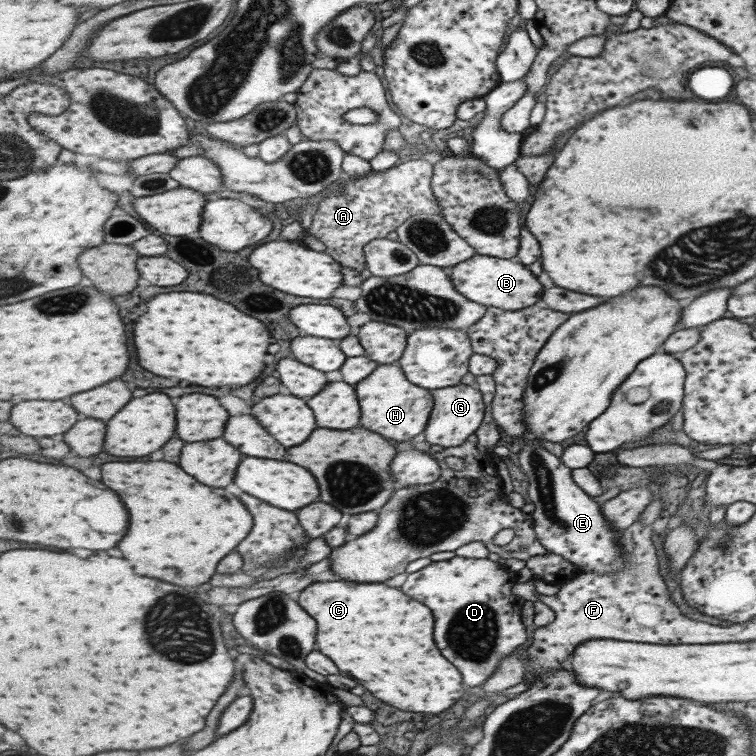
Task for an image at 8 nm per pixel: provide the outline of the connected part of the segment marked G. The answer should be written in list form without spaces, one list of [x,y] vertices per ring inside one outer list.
[[[467,384],[438,389],[433,393],[435,408],[430,418],[431,424],[427,425],[427,432],[424,432],[426,440],[443,448],[461,446],[482,427],[486,415],[483,393]]]

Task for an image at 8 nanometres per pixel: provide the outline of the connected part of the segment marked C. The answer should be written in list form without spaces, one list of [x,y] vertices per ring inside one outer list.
[[[337,580],[337,582],[313,582],[300,592],[301,606],[319,622],[319,650],[327,654],[341,672],[347,672],[361,680],[377,698],[387,704],[393,704],[401,710],[439,714],[455,706],[467,692],[463,676],[455,664],[451,664],[441,650],[437,648],[433,628],[435,618],[429,606],[413,600],[403,594],[399,588],[387,584],[353,584],[355,581]]]

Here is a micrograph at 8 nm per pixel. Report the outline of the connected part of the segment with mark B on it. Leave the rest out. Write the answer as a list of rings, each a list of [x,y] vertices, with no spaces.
[[[475,255],[473,258],[450,268],[455,287],[471,300],[486,307],[518,311],[542,303],[545,286],[539,278],[521,262],[503,260],[496,256]]]

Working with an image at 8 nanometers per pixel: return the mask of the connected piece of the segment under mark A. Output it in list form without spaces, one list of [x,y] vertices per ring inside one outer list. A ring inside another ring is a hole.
[[[414,157],[389,170],[370,170],[363,177],[349,180],[341,184],[344,186],[341,192],[333,192],[317,204],[307,234],[321,240],[326,251],[343,266],[361,272],[367,268],[365,250],[372,240],[387,238],[415,214],[443,215],[443,207],[431,186],[434,172],[435,159],[428,161]]]

